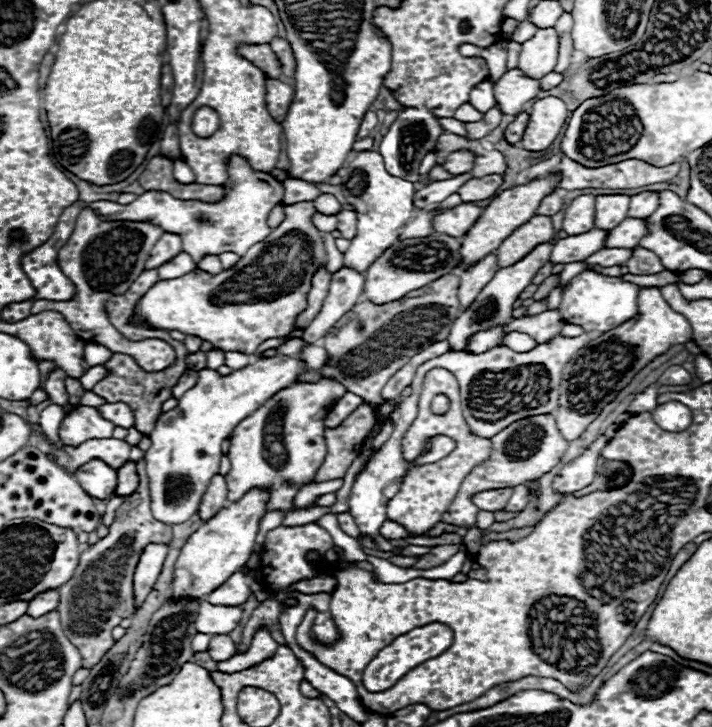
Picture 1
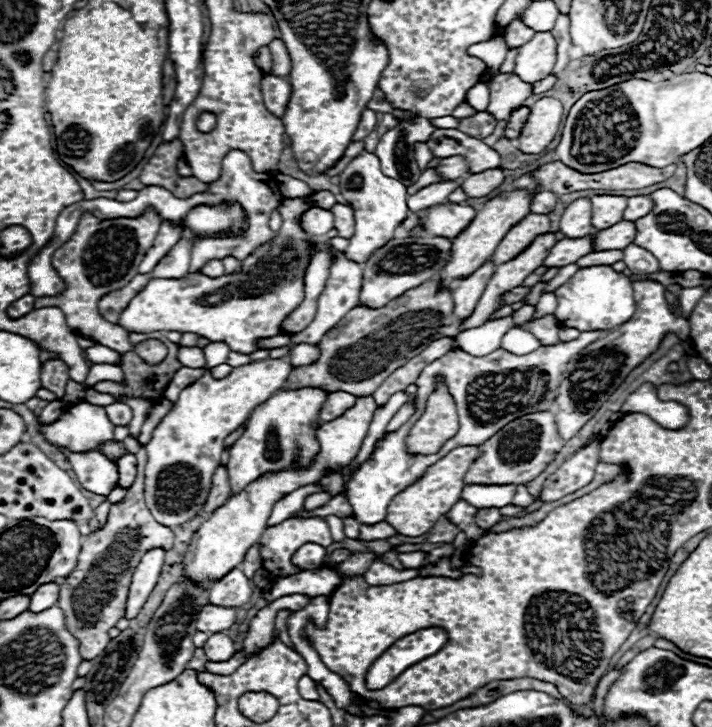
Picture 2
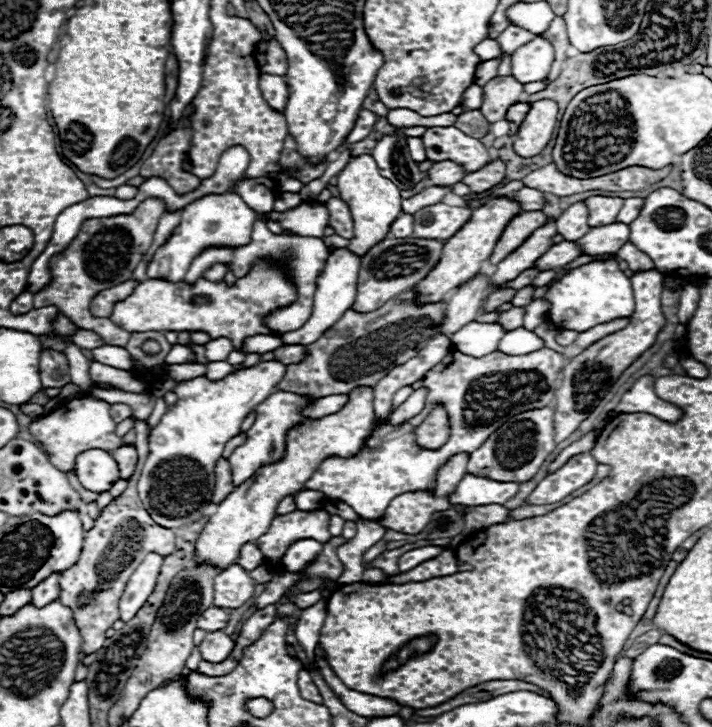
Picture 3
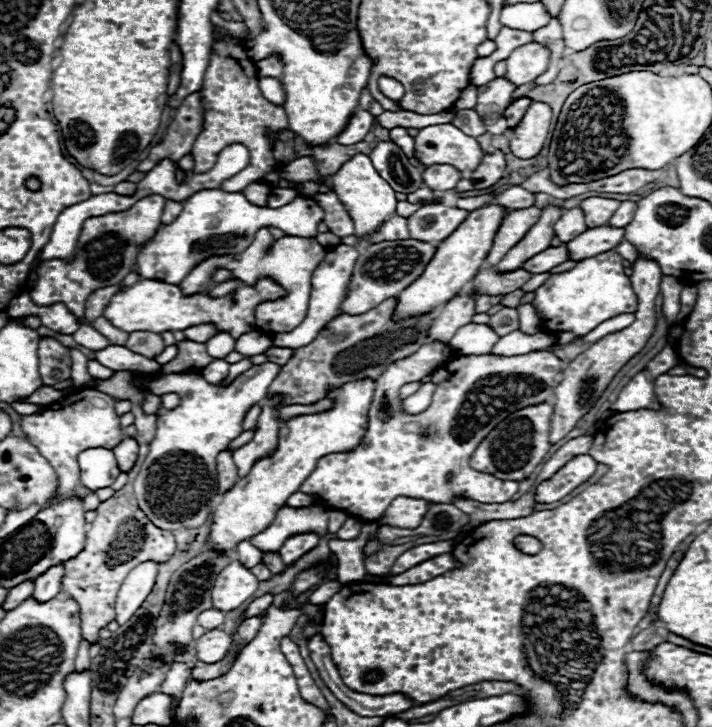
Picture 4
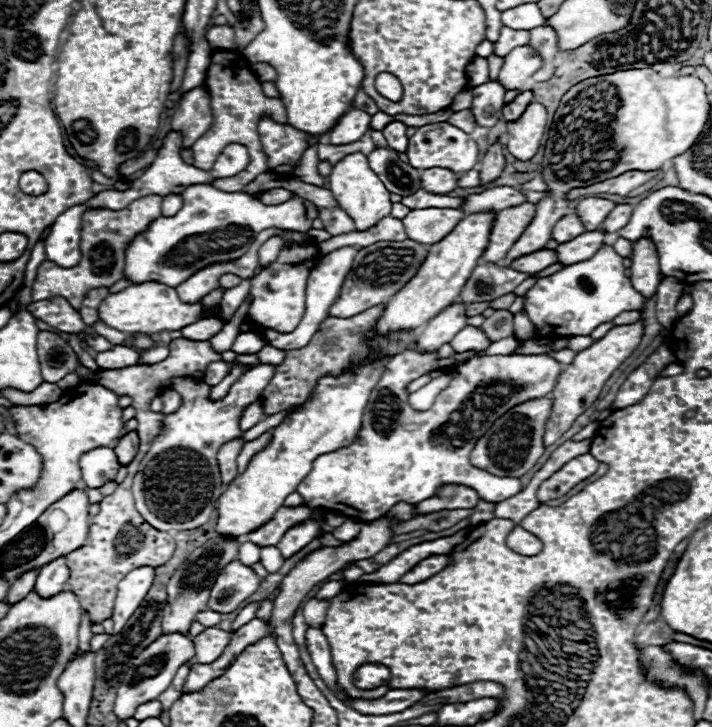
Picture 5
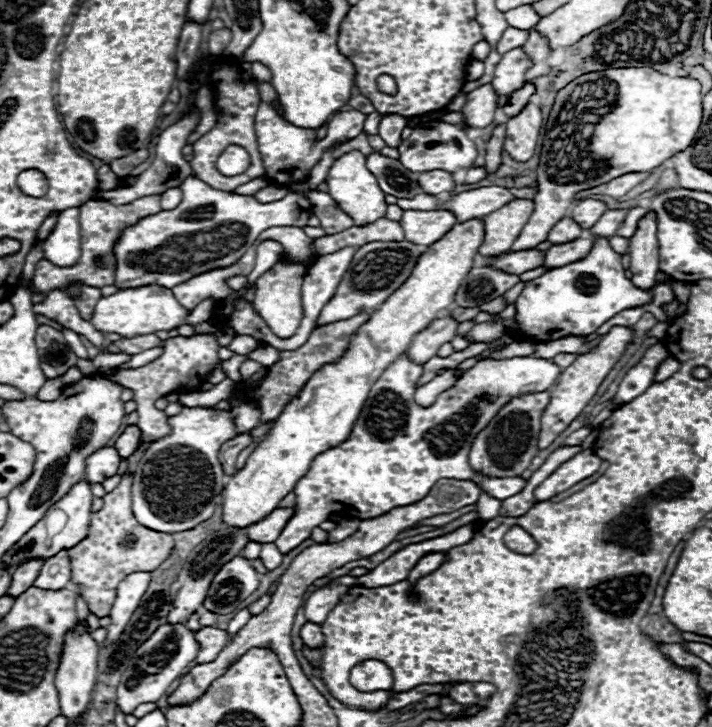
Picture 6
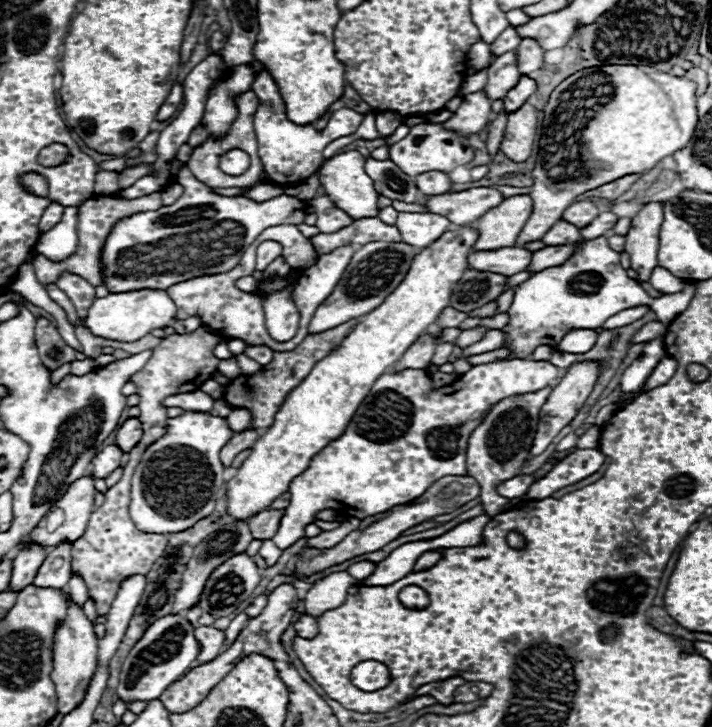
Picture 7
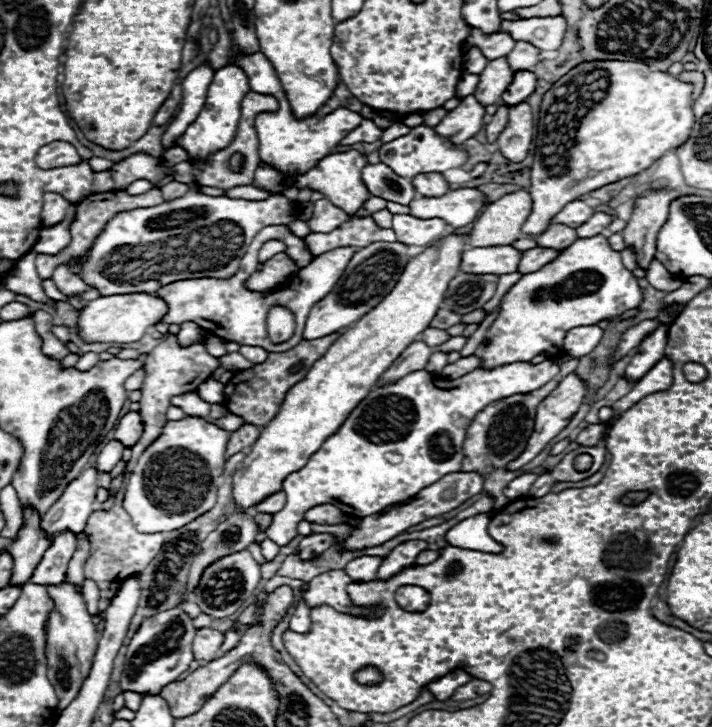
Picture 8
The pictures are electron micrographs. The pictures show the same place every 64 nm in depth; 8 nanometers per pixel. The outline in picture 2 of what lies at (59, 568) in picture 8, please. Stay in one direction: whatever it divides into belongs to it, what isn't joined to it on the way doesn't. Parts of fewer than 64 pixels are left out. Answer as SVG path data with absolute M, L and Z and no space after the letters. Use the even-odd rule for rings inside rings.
M44 584L32 594L30 600L30 610L32 612L42 612L46 608L52 608L58 602L58 584Z

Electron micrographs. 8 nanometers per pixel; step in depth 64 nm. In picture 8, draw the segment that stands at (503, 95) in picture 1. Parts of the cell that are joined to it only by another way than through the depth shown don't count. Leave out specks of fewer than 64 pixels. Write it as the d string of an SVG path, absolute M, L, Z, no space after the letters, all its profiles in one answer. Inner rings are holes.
M474 94L460 100L460 106L448 112L448 116L436 126L436 132L452 138L454 144L462 144L472 138L486 124L486 108L476 100Z

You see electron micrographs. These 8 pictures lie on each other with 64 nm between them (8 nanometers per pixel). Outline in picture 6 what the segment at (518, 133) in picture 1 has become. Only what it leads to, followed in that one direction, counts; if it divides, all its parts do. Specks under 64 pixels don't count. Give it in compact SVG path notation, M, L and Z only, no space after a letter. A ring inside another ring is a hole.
M526 84L526 86L522 86L520 90L514 90L514 92L510 94L508 104L502 108L504 114L506 114L508 118L512 118L512 116L516 116L518 112L522 112L522 108L530 102L530 96L532 96L532 94L534 94L534 86L532 86L532 84Z

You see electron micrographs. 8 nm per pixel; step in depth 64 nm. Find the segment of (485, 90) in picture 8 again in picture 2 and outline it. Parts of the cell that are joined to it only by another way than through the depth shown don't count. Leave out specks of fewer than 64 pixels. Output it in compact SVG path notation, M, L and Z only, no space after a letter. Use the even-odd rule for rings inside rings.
M536 32L534 40L518 48L514 74L518 74L524 82L534 84L552 74L554 64L556 64L556 40L552 32Z

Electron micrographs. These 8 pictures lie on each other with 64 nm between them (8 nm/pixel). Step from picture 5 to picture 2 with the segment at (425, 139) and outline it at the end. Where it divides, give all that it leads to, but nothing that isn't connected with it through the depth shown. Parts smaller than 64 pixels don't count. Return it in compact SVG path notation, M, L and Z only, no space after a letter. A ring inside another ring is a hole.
M438 128L430 142L428 148L436 158L448 158L448 156L464 156L470 168L470 174L486 172L490 168L500 168L500 154L486 146L482 140L476 140L460 130L442 130Z

